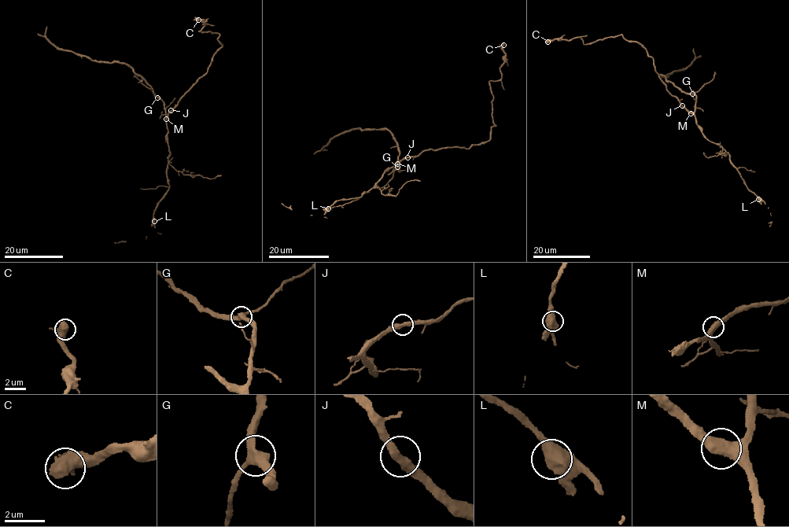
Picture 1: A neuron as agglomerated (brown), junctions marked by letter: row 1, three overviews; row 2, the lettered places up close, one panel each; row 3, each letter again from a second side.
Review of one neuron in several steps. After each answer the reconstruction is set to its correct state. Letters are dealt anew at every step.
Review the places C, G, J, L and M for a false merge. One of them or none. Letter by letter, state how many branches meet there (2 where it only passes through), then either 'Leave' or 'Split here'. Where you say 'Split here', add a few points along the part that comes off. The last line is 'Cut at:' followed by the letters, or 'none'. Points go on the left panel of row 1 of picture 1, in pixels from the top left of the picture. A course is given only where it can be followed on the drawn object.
C: Branches: 2. Leave
G: Branches: 3. Leave
J: Branches: 2. Leave
L: Branches: 2. Leave
M: Branches: 2. Leave
Cut at: none

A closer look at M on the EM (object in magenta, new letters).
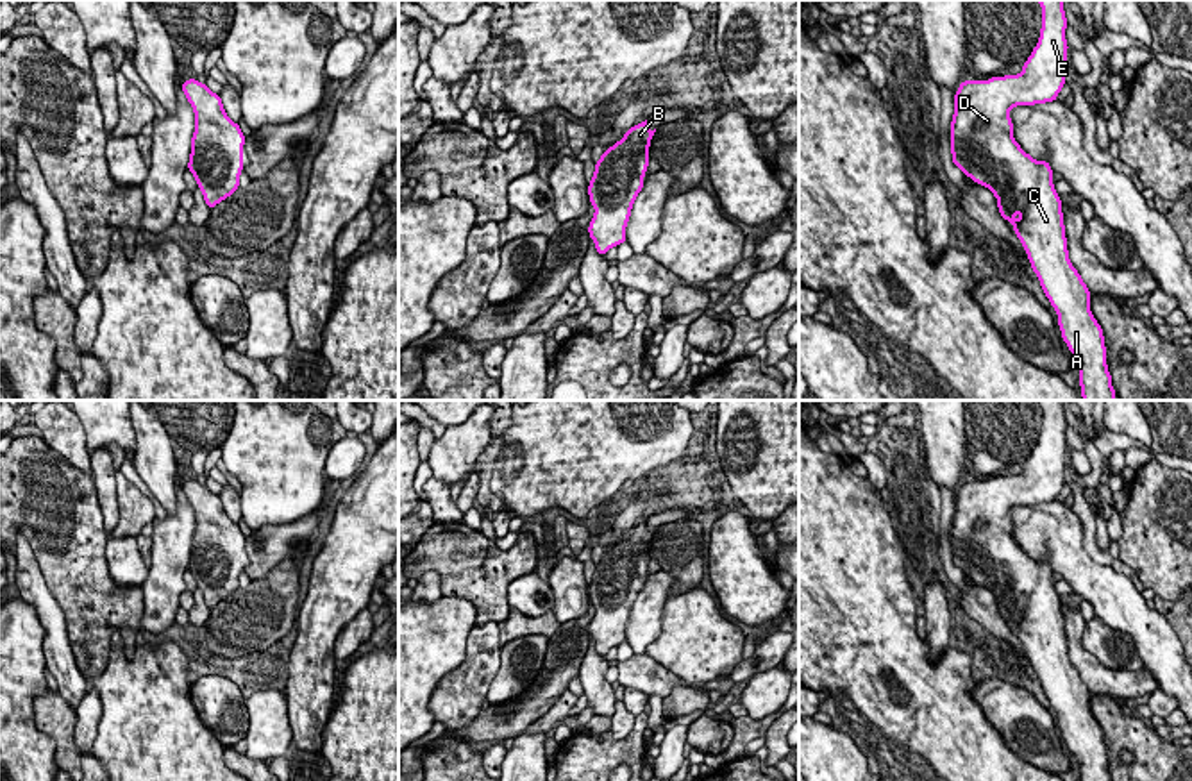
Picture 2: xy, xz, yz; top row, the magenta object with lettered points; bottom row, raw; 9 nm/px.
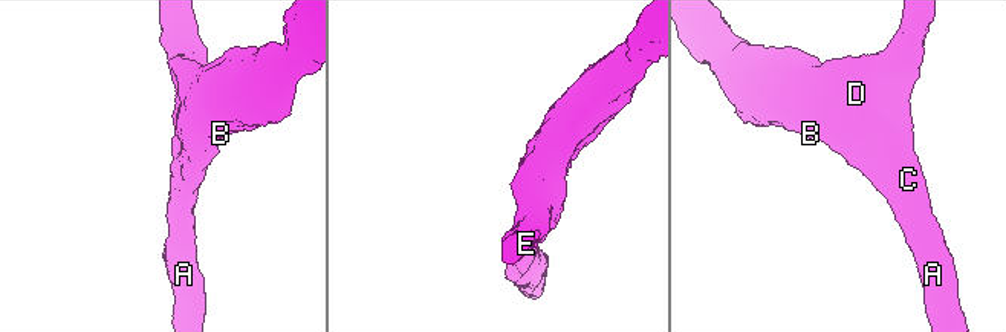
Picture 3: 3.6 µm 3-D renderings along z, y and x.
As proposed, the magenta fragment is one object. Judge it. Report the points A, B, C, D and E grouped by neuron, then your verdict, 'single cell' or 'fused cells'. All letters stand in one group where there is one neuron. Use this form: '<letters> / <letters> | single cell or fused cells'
A B C D E | single cell

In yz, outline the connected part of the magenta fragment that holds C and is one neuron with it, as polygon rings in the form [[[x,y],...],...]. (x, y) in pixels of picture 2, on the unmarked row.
[[[1038,400],[1042,407],[1042,429],[1037,447],[1022,465],[1019,475],[992,477],[988,481],[963,481],[954,495],[951,522],[953,565],[963,570],[979,586],[986,586],[999,600],[1001,617],[1013,626],[1031,670],[1058,715],[1062,738],[1079,763],[1079,781],[1112,781],[1106,765],[1103,729],[1090,711],[1090,692],[1067,651],[1062,600],[1053,584],[1053,570],[1047,561],[1035,561],[1013,540],[1010,509],[1056,502],[1065,484],[1067,463],[1067,418],[1063,400]]]

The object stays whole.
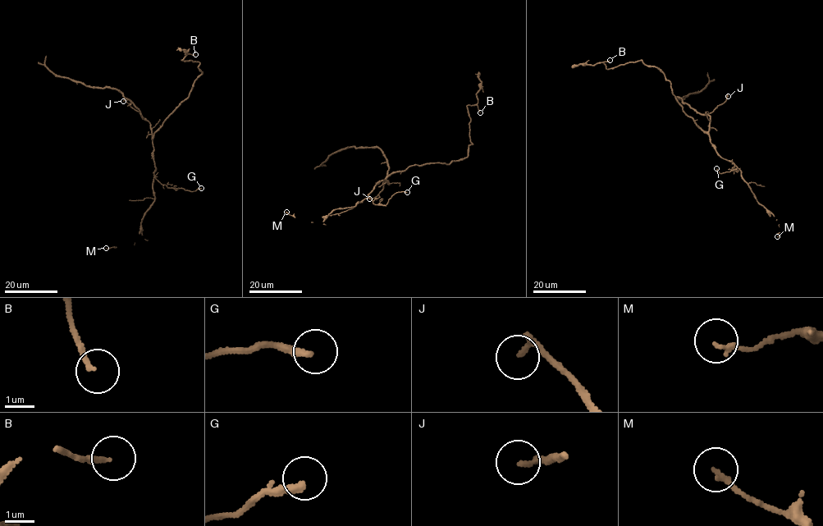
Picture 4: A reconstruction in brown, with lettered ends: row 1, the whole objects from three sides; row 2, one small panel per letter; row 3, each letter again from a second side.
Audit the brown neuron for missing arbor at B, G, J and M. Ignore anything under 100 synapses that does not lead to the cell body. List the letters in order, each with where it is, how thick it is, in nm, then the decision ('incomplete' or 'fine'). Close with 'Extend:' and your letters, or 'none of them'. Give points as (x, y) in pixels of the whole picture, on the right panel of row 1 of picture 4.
B: (610, 60) | 170 nm | fine
G: (716, 168) | 240 nm | fine
J: (728, 96) | 240 nm | incomplete
M: (777, 236) | 160 nm | fine
Extend: J

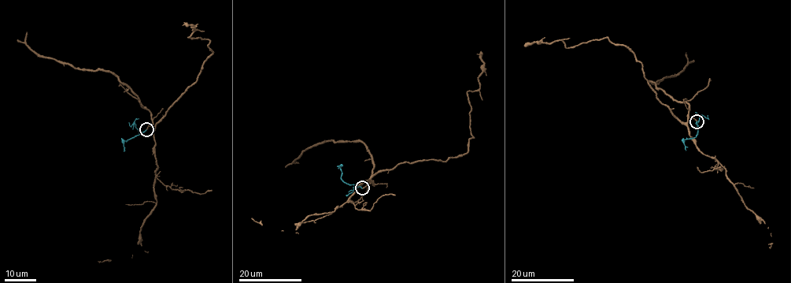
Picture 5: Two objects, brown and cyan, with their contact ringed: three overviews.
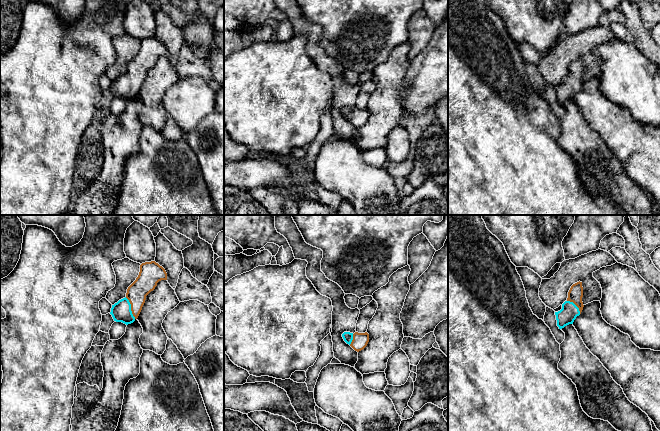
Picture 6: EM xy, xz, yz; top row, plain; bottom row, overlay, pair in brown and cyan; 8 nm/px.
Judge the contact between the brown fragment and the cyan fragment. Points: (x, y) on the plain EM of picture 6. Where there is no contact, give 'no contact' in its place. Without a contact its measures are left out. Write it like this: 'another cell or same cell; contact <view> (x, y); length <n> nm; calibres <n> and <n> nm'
same cell; contact xy (131, 84); length 190 nm; calibres 160 and 160 nm

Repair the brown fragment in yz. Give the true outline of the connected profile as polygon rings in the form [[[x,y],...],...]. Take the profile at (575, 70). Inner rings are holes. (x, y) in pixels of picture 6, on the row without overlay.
[[[582,58],[573,60],[568,68],[567,76],[562,80],[562,85],[555,88],[557,102],[559,105],[564,104],[569,100],[573,100],[577,92],[579,92],[583,86],[583,63]]]

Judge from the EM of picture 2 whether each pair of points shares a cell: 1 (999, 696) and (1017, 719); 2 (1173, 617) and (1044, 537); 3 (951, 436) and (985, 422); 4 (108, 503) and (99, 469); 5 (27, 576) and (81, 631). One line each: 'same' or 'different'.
1: same
2: different
3: different
4: same
5: different

